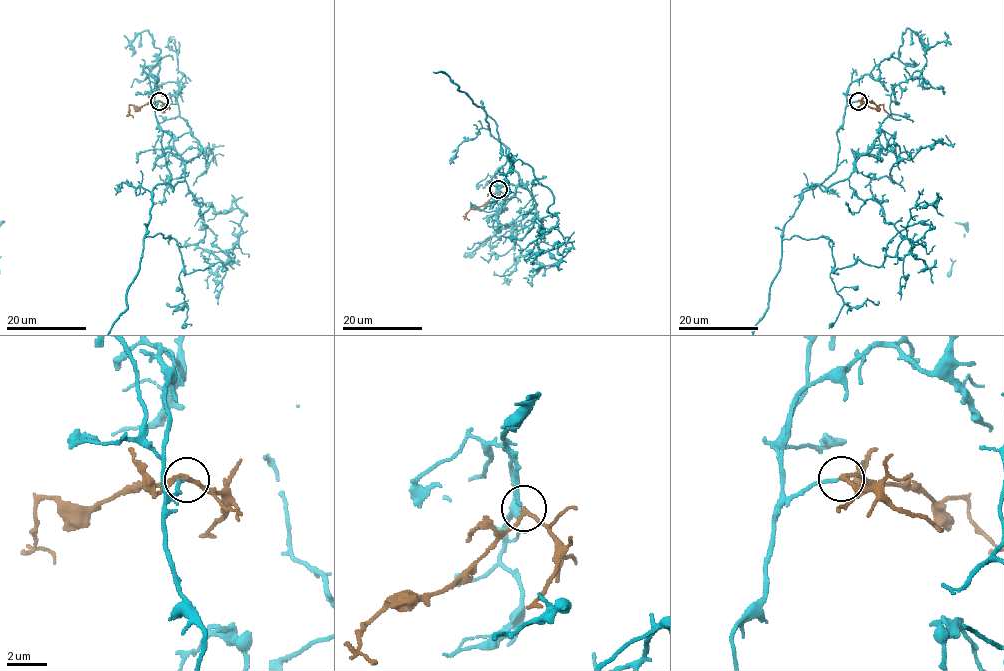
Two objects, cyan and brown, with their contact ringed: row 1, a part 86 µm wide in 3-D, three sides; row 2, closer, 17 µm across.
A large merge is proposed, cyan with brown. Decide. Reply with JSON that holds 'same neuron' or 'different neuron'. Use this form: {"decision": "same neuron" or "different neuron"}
{"decision": "same neuron"}

